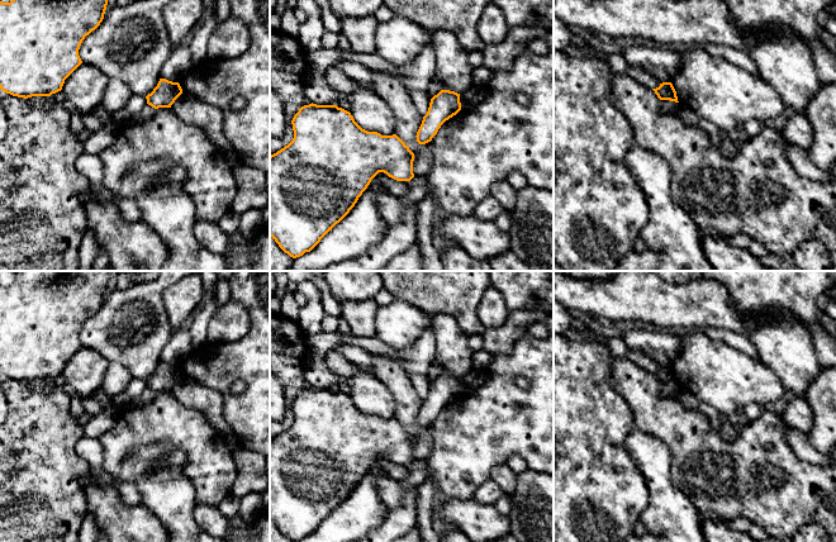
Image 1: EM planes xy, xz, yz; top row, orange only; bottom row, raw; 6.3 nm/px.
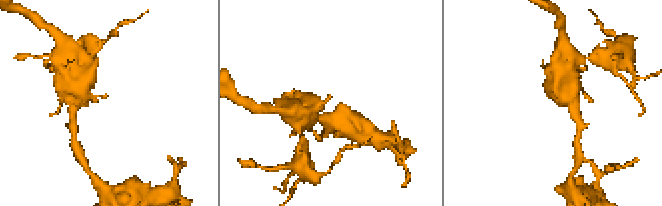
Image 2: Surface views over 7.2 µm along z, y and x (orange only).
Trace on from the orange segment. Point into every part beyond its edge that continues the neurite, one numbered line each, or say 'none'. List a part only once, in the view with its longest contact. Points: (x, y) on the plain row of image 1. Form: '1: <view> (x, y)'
none

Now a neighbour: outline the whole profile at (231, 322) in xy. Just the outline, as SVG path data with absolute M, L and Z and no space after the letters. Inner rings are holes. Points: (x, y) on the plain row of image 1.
M231 299L217 309L208 327L209 343L227 343L243 338L251 329L251 317L247 309Z

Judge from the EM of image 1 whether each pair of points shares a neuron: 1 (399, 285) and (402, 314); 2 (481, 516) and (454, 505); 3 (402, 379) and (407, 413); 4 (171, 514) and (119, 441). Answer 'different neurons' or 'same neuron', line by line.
1: different neurons
2: same neuron
3: same neuron
4: different neurons

